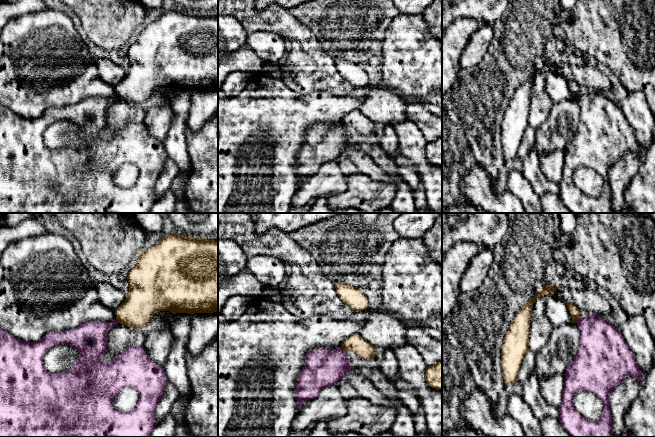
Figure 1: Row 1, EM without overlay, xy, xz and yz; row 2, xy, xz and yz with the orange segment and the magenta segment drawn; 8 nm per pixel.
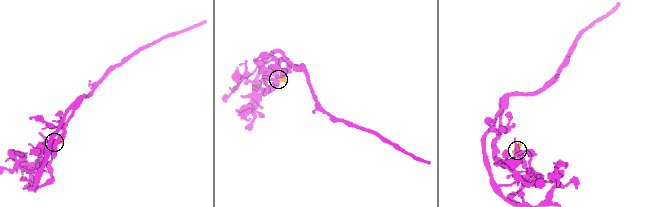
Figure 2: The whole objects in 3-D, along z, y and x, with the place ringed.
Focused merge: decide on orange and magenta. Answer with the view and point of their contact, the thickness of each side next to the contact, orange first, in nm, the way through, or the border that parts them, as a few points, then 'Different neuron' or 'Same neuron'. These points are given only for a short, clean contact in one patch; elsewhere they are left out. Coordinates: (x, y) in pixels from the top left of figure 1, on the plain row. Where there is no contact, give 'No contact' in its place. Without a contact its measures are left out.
Touches orange at yz (577, 96). Thickness 80 nm (orange) against 340 nm. Boundary: yz (580, 94), (575, 98). Different neuron

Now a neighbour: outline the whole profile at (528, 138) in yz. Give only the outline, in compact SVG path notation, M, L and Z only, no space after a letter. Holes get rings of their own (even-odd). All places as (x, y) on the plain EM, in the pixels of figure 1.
M527 127L524 131L521 139L521 143L519 146L519 150L517 153L517 157L521 160L524 160L530 151L532 150L533 146L535 145L536 139L536 131L532 127Z

